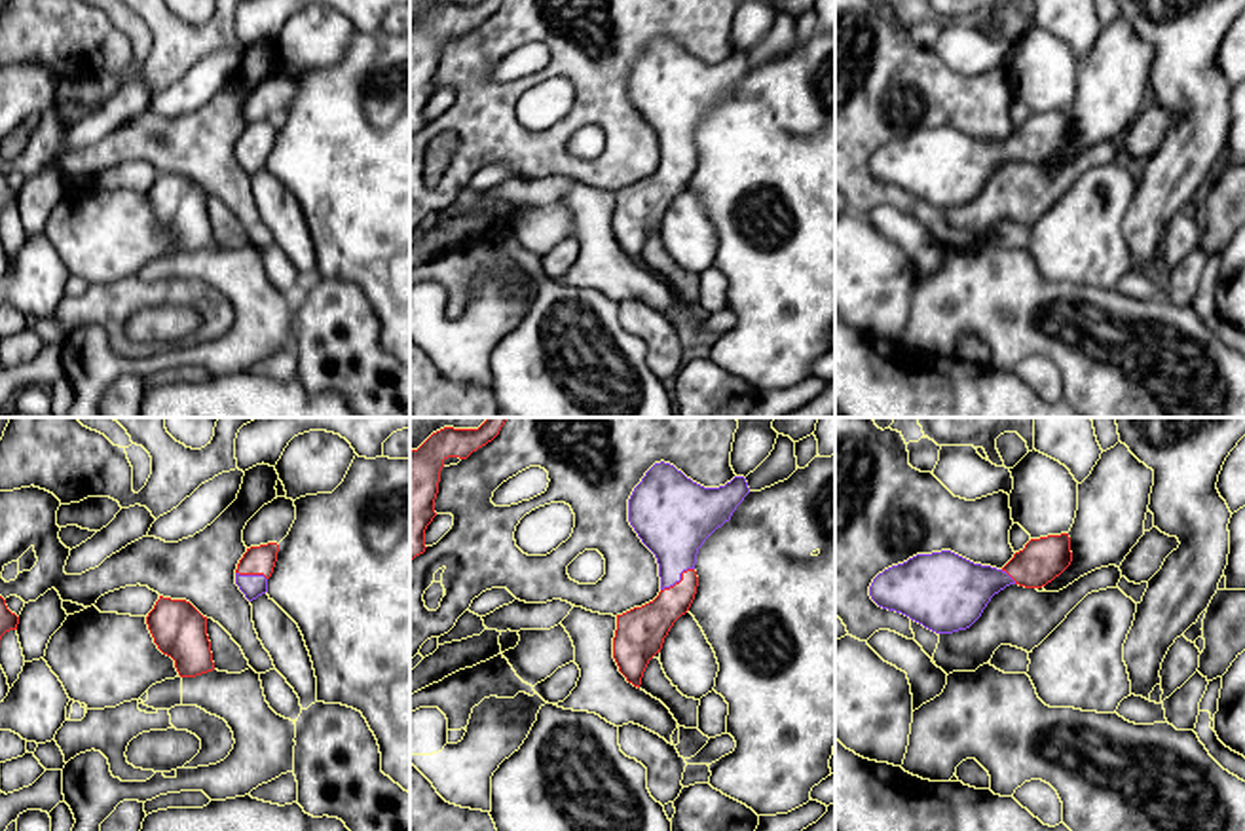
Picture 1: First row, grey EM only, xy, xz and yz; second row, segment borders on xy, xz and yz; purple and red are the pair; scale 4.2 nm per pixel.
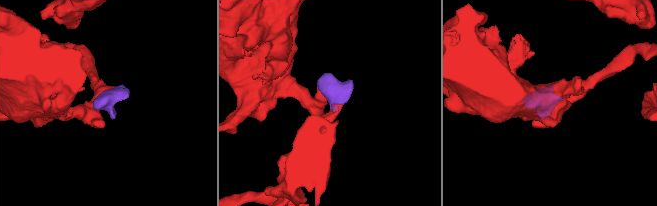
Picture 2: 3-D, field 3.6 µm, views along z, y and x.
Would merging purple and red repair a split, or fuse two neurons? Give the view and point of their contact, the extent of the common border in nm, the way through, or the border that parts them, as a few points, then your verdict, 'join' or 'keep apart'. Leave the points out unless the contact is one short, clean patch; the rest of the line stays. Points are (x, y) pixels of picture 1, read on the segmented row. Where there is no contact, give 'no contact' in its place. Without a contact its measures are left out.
xz (678, 581) | 170 nm | across xz (672, 522), (678, 581), (676, 596), (644, 628) | join

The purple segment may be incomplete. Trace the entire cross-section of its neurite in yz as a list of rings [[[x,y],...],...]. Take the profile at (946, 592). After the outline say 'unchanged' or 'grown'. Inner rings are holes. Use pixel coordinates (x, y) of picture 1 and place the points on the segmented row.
[[[1068,533],[1031,539],[1002,567],[974,563],[951,550],[917,554],[879,573],[871,600],[936,634],[970,628],[994,594],[1010,584],[1042,588],[1072,562]]]; grown

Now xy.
[[[268,543],[251,546],[243,554],[235,569],[235,584],[249,601],[268,592],[268,579],[277,562],[279,545]]]; grown

